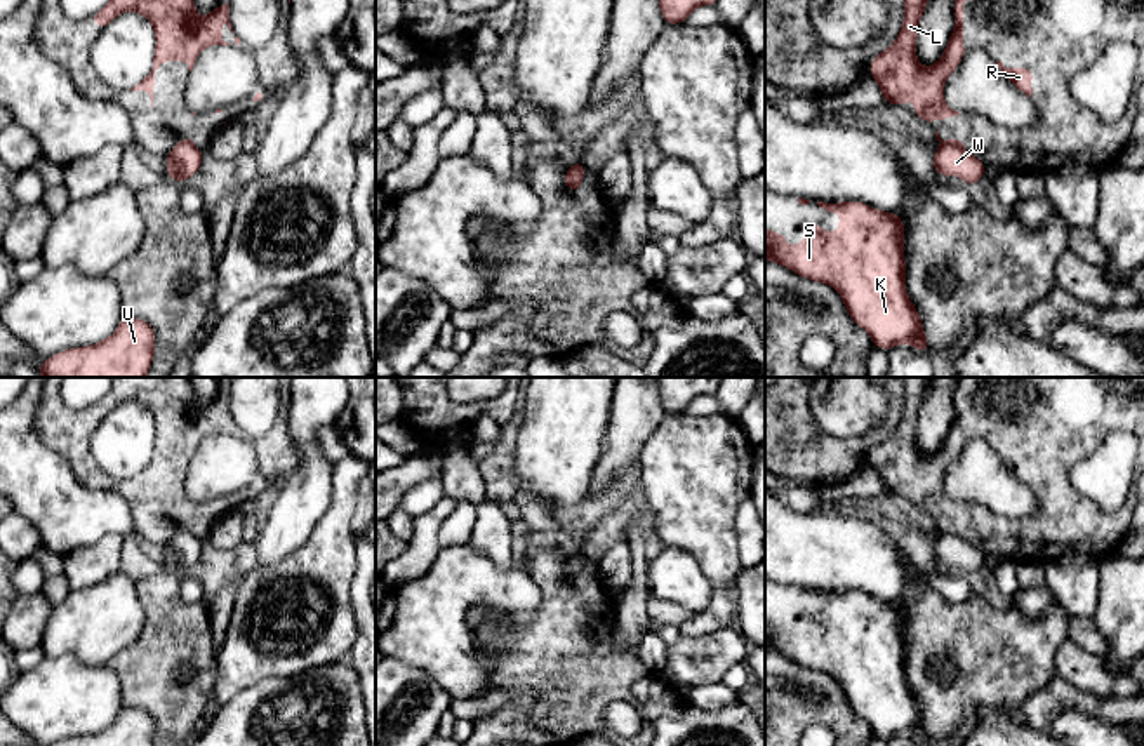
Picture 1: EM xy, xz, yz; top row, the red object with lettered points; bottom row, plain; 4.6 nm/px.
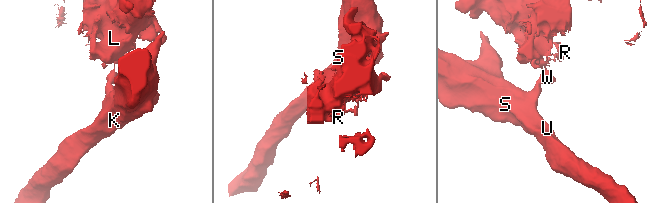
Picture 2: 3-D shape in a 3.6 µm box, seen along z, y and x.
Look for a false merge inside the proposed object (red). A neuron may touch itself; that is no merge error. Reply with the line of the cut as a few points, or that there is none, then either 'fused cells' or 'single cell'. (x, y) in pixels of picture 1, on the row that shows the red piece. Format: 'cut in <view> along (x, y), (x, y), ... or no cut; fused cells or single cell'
cut in yz along (941, 143), (957, 143), (960, 146); fused cells

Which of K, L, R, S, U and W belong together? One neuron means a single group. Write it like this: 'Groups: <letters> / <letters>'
Groups: K S U W / L R

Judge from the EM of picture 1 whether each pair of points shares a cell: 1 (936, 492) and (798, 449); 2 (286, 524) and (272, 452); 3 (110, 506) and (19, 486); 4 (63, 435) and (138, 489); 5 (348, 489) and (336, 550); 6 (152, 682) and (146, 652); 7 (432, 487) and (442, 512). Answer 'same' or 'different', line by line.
1: different
2: different
3: same
4: same
5: same
6: same
7: different

